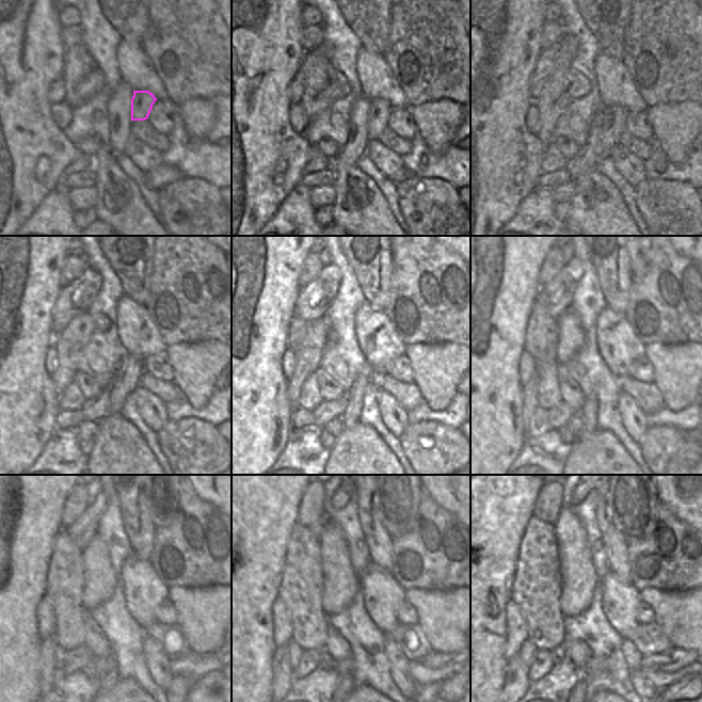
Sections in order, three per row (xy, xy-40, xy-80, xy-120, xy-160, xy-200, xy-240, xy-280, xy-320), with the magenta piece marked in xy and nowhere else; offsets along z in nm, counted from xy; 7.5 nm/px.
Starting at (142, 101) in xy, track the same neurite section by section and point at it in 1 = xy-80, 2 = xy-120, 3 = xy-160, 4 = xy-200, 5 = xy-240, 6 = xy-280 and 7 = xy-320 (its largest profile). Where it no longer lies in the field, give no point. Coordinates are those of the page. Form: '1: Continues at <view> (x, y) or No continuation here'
1: Continues at xy-80 (615, 117)
2: Continues at xy-120 (127, 378)
3: Continues at xy-160 (351, 415)
4: Continues at xy-200 (588, 412)
5: Continues at xy-240 (108, 680)
6: Continues at xy-280 (345, 686)
7: Continues at xy-320 (579, 691)

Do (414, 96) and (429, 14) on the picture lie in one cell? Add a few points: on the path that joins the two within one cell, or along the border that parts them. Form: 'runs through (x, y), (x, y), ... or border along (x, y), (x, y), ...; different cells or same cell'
runs through (424, 76), (427, 70), (427, 34); same cell

